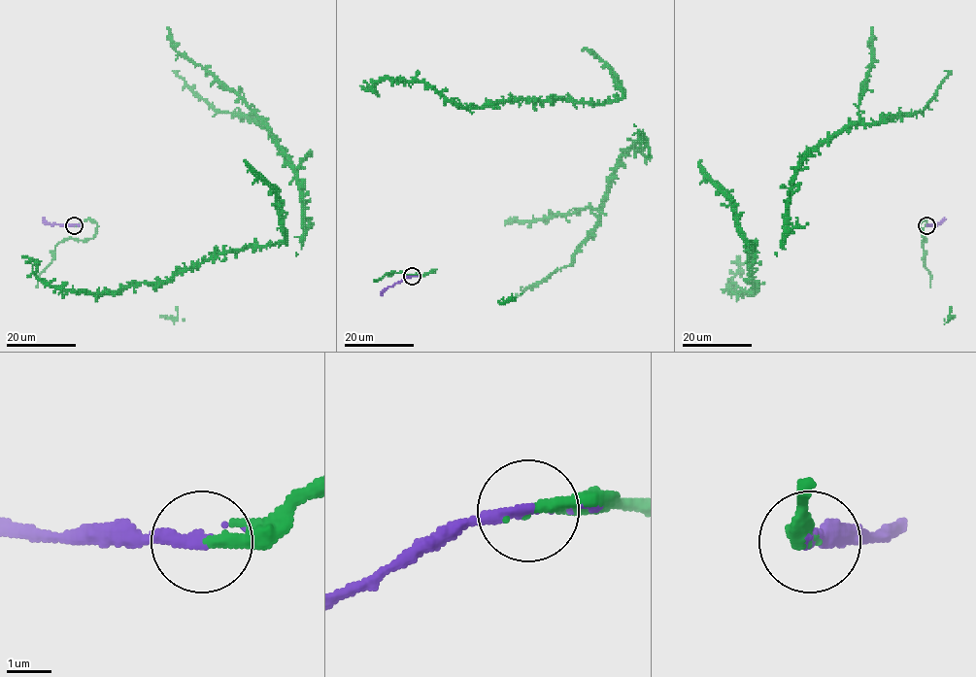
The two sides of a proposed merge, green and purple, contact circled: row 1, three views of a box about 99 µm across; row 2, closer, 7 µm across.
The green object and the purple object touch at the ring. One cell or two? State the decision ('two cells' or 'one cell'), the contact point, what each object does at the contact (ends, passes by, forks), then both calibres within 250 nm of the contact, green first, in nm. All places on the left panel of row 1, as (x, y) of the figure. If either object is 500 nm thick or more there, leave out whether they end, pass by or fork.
one cell; at (74, 225); green ends there; purple passes by; 260 nm thick on the green side, 200 nm on the other

